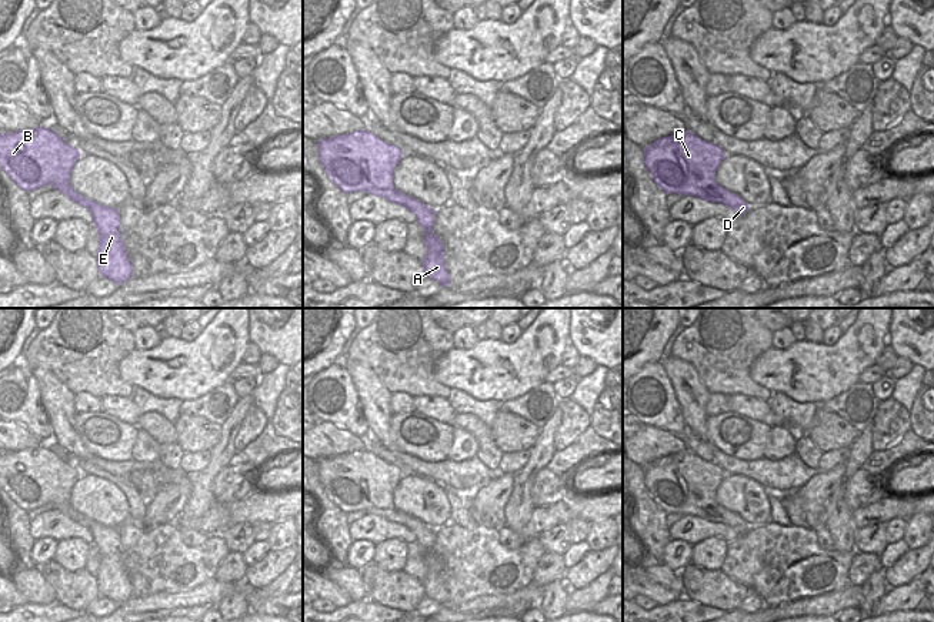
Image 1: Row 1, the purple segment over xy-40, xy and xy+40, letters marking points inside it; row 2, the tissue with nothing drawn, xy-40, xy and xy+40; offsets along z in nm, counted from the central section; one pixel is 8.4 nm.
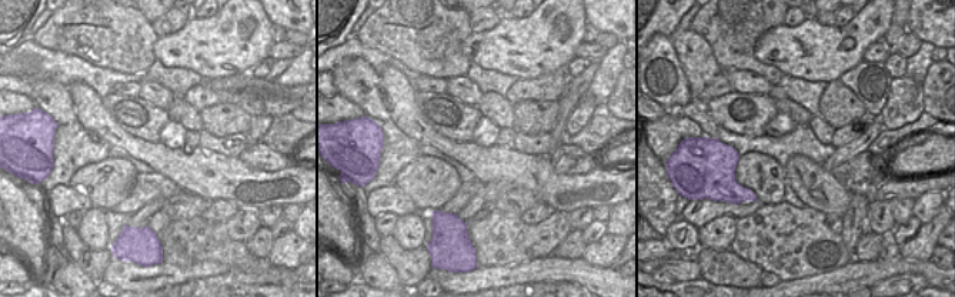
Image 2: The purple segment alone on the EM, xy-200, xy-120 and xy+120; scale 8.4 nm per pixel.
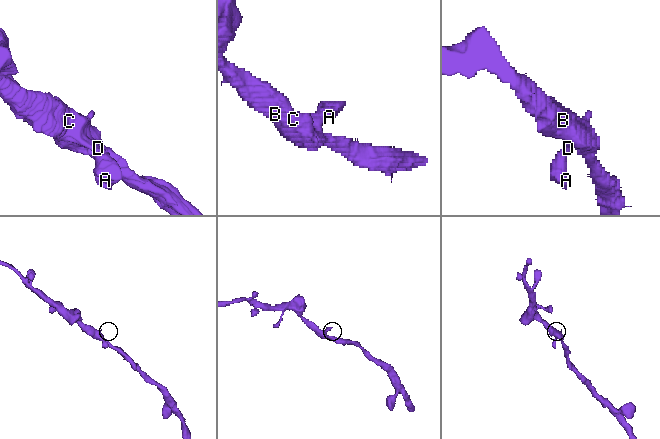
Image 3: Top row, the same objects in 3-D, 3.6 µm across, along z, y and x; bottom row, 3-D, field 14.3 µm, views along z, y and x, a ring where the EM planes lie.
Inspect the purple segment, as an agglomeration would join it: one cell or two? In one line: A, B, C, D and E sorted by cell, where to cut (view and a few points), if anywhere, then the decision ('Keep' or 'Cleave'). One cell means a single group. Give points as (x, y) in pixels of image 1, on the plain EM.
Groups: A B C D E. No split. Keep.

